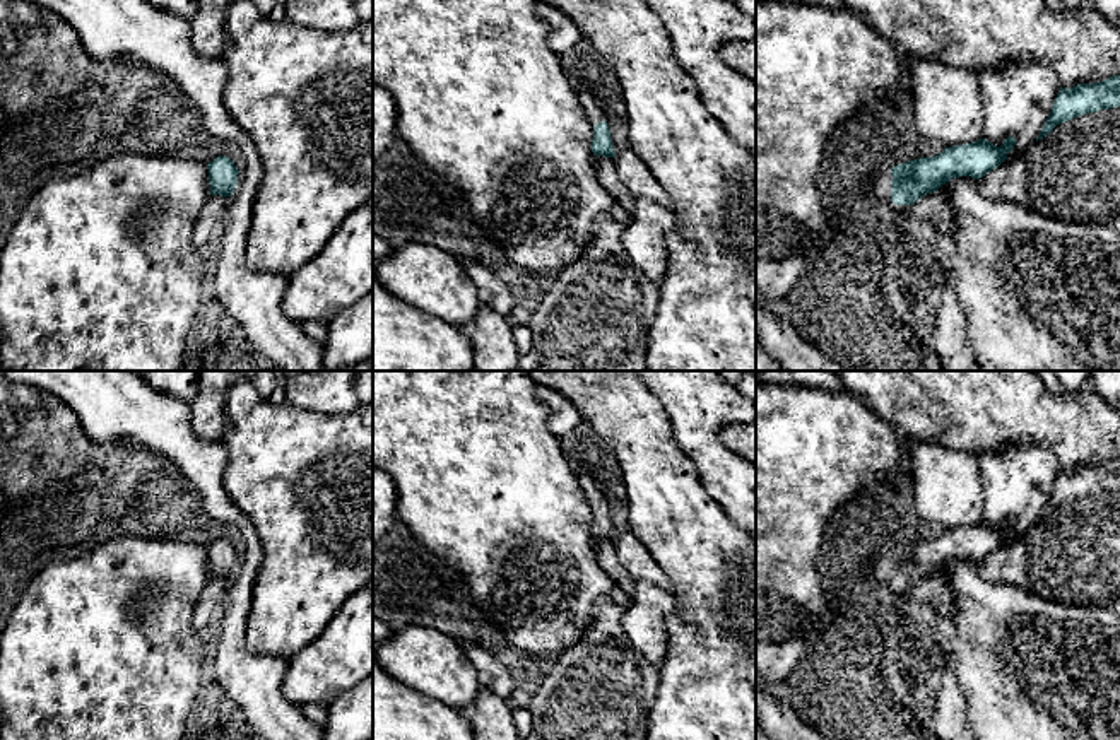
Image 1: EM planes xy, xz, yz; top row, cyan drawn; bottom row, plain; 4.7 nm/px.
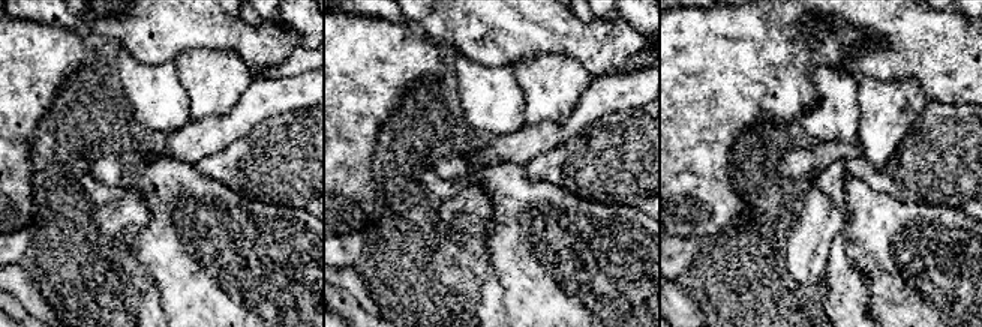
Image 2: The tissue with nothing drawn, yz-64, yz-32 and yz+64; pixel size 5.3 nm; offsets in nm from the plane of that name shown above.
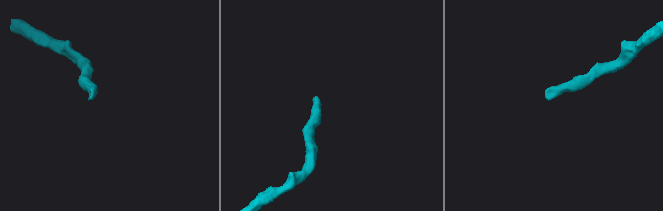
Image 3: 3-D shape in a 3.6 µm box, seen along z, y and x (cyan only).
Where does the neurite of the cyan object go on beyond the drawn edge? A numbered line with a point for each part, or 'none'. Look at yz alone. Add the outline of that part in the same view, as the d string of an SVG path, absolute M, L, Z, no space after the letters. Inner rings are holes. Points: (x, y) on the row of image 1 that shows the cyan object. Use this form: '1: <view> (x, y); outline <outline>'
none

